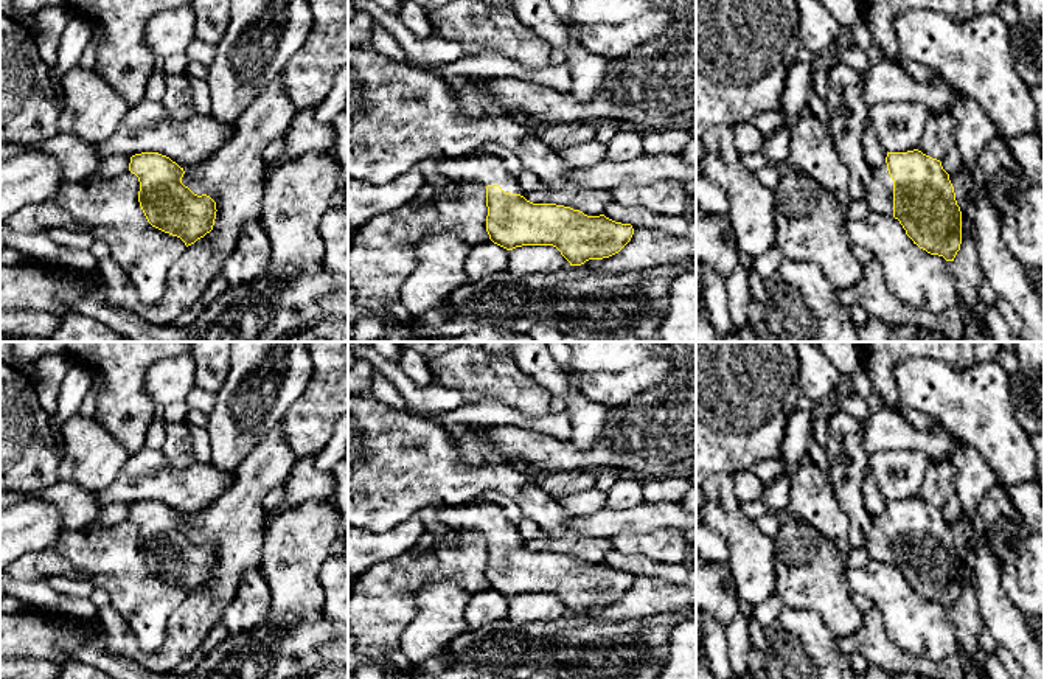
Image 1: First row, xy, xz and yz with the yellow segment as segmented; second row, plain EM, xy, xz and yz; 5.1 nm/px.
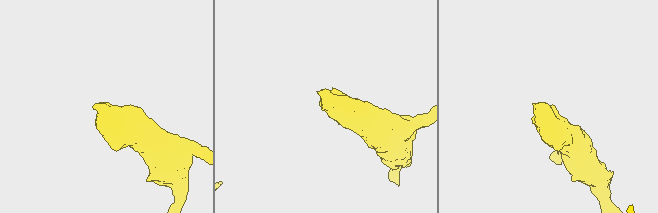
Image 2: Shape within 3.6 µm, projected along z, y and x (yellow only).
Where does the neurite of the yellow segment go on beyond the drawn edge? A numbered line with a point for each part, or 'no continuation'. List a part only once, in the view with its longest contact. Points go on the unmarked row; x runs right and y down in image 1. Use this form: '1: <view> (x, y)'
1: yz (880, 536)

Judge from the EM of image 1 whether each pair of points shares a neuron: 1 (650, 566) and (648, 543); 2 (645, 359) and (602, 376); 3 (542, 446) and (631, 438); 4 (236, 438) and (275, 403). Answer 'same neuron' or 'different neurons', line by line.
1: different neurons
2: same neuron
3: same neuron
4: same neuron

